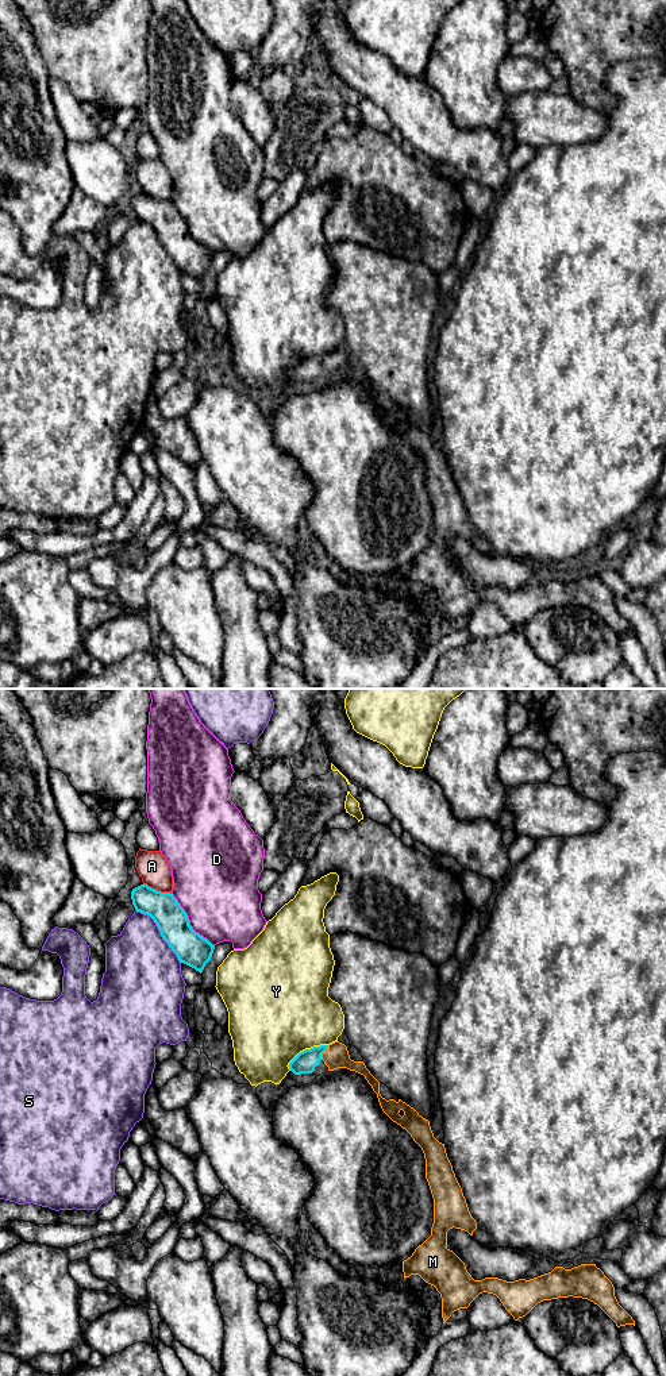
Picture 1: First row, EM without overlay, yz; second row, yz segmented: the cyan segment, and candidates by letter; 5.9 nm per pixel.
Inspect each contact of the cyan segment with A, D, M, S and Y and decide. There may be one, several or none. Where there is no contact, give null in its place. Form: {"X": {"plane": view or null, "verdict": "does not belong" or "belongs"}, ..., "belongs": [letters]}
{"A": {"plane": "yz", "verdict": "does not belong"}, "D": {"plane": "yz", "verdict": "does not belong"}, "M": {"plane": "yz", "verdict": "belongs"}, "S": {"plane": "yz", "verdict": "does not belong"}, "Y": {"plane": "yz", "verdict": "does not belong"}, "belongs": ["M"]}

